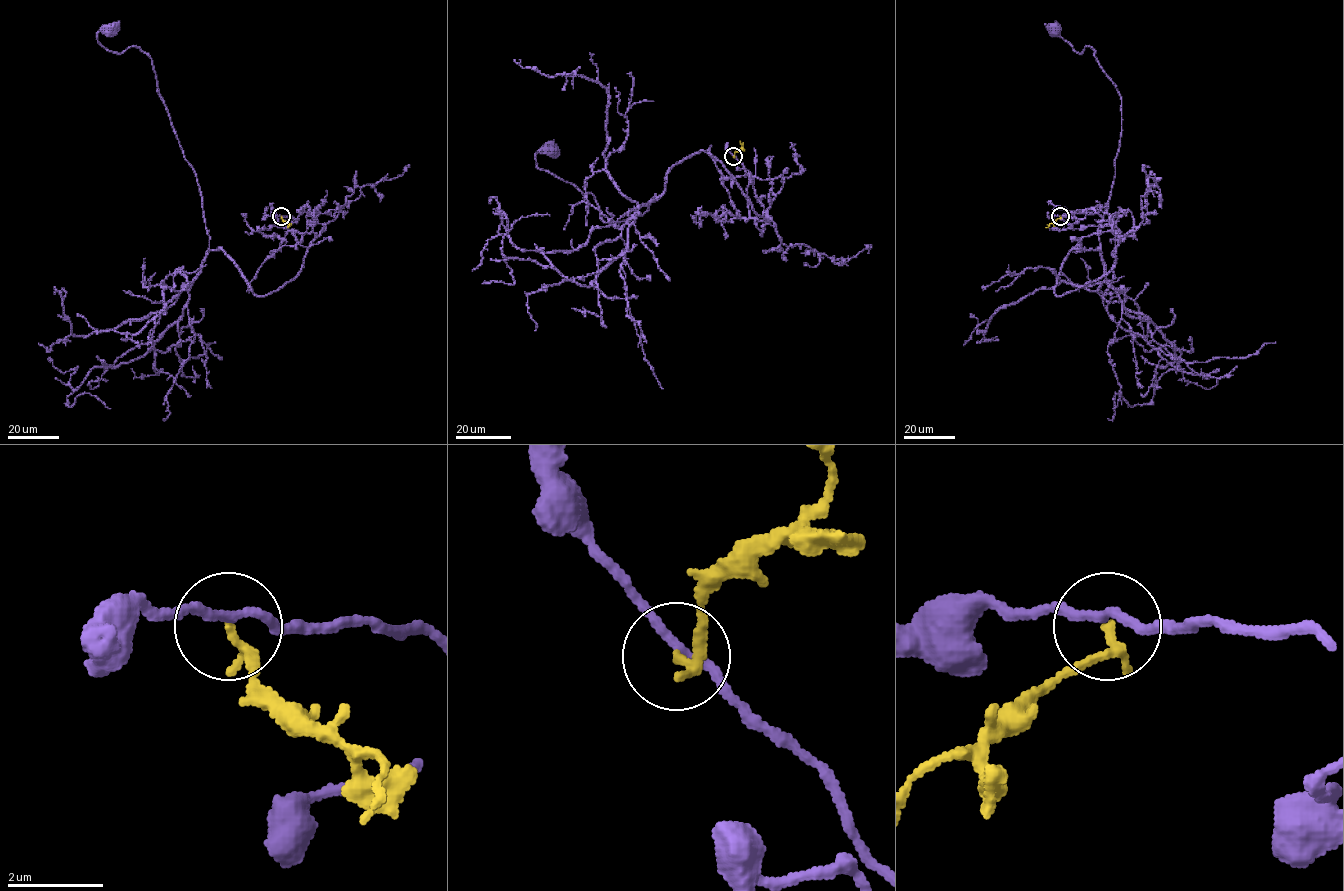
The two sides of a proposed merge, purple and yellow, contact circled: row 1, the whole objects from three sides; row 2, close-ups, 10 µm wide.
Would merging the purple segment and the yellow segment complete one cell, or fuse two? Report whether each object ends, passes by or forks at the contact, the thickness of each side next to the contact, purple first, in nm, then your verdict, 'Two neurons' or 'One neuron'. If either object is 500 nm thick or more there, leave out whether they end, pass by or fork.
At the ring purple passes by. At the ring yellow passes by. Thickness 170 nm (purple) against 140 nm. Two neurons

